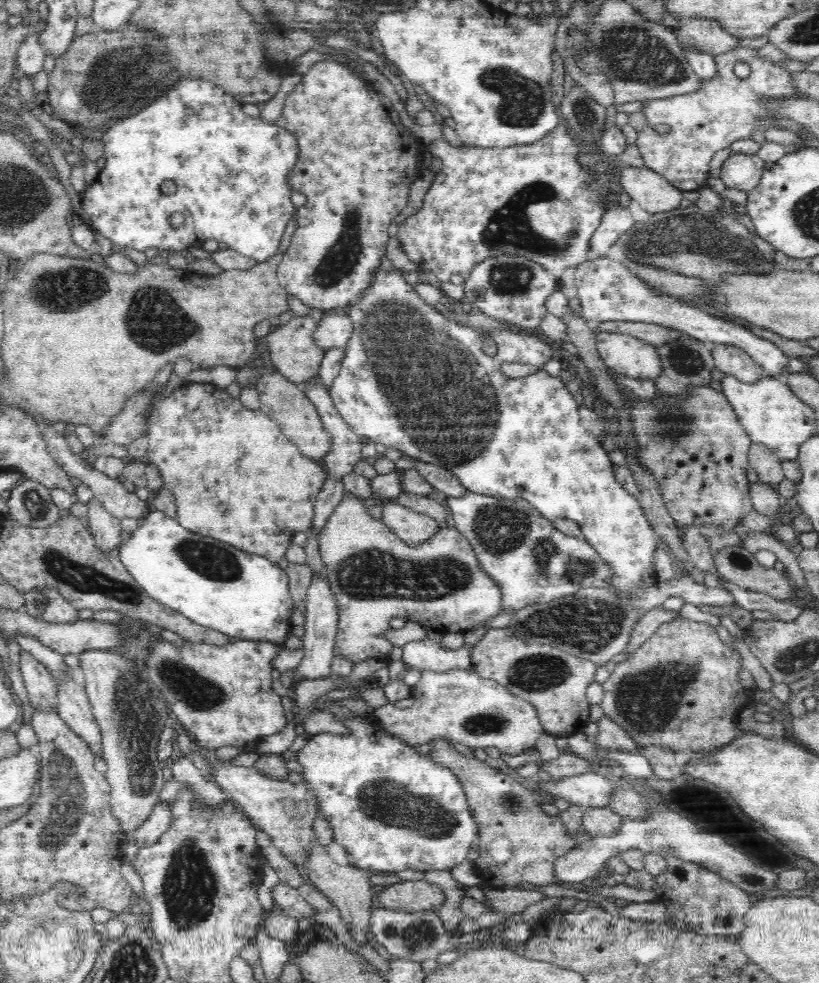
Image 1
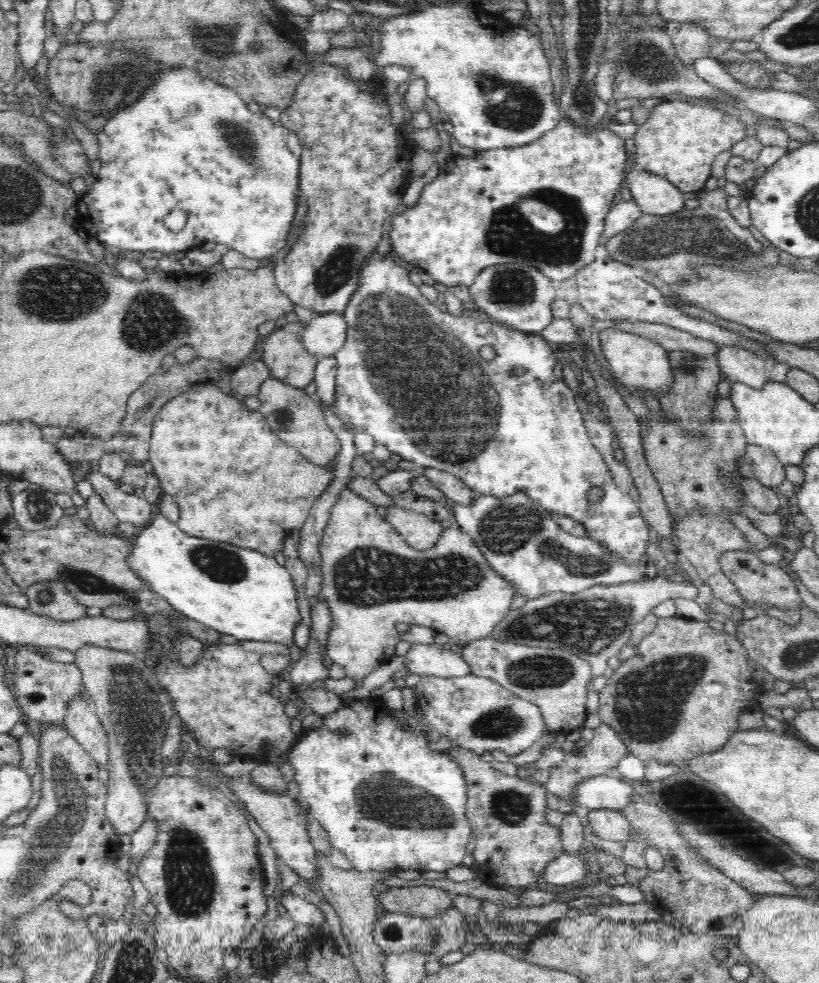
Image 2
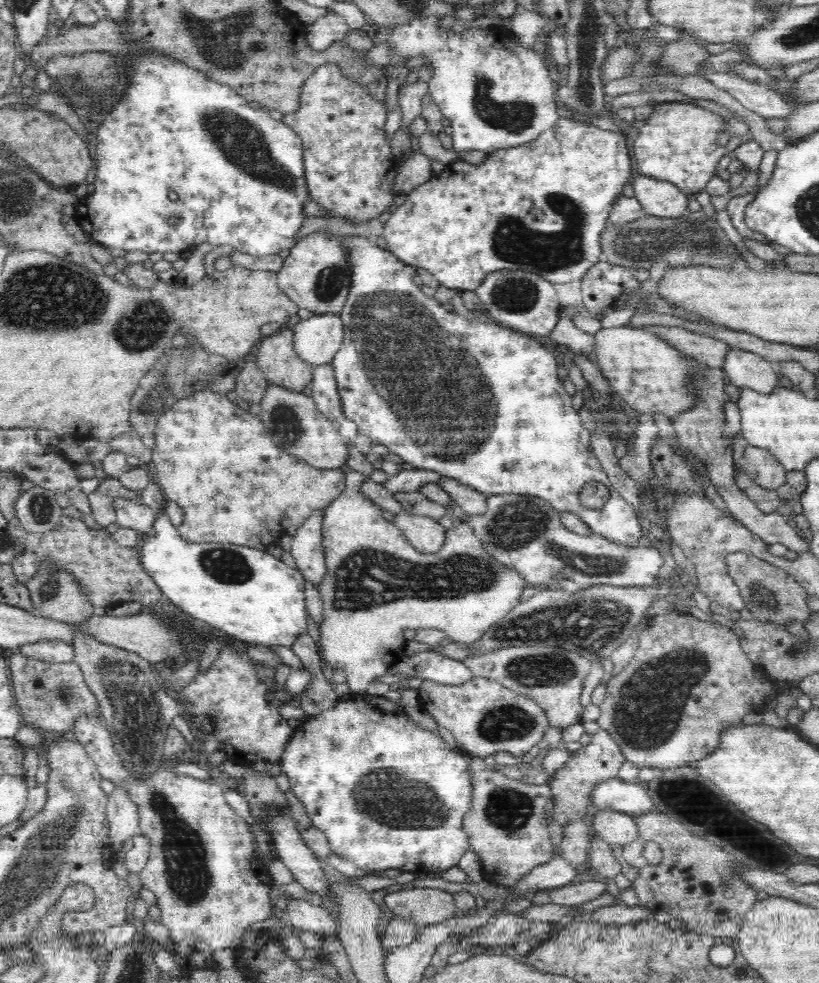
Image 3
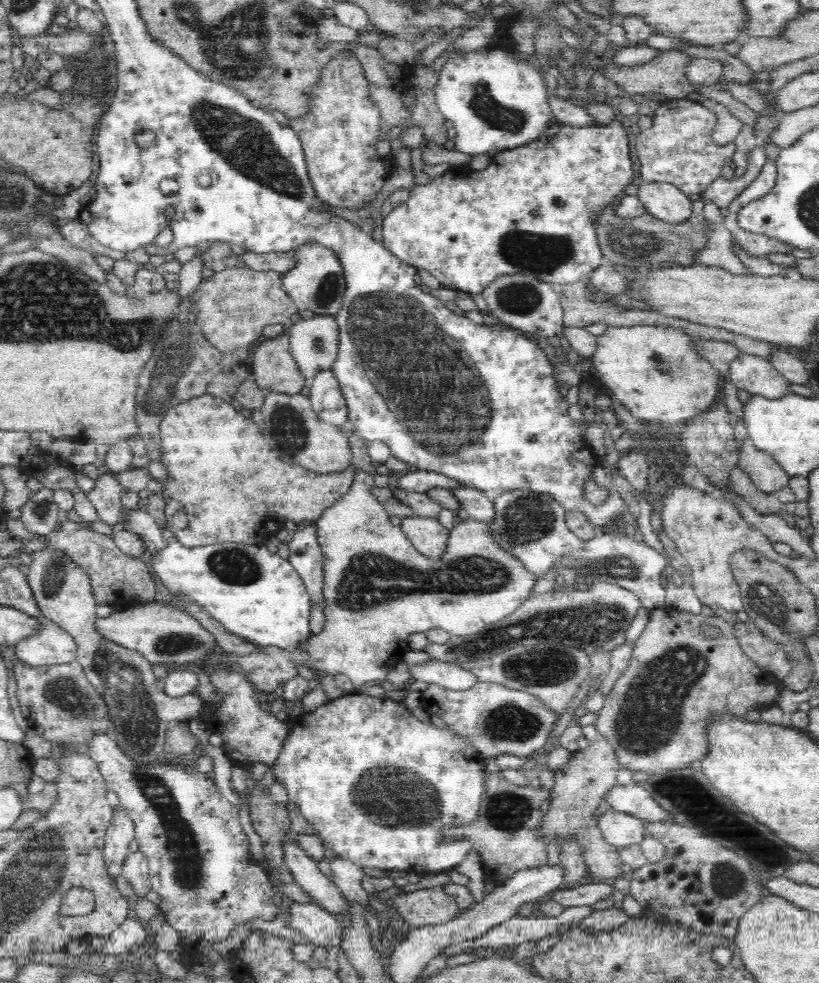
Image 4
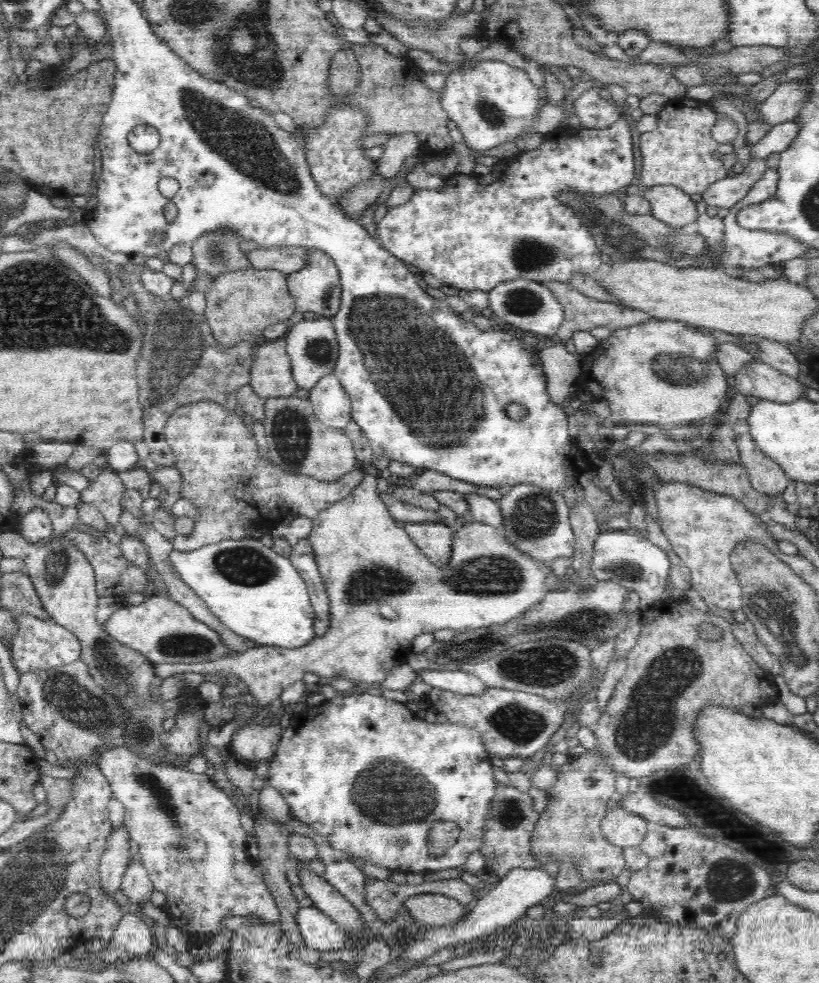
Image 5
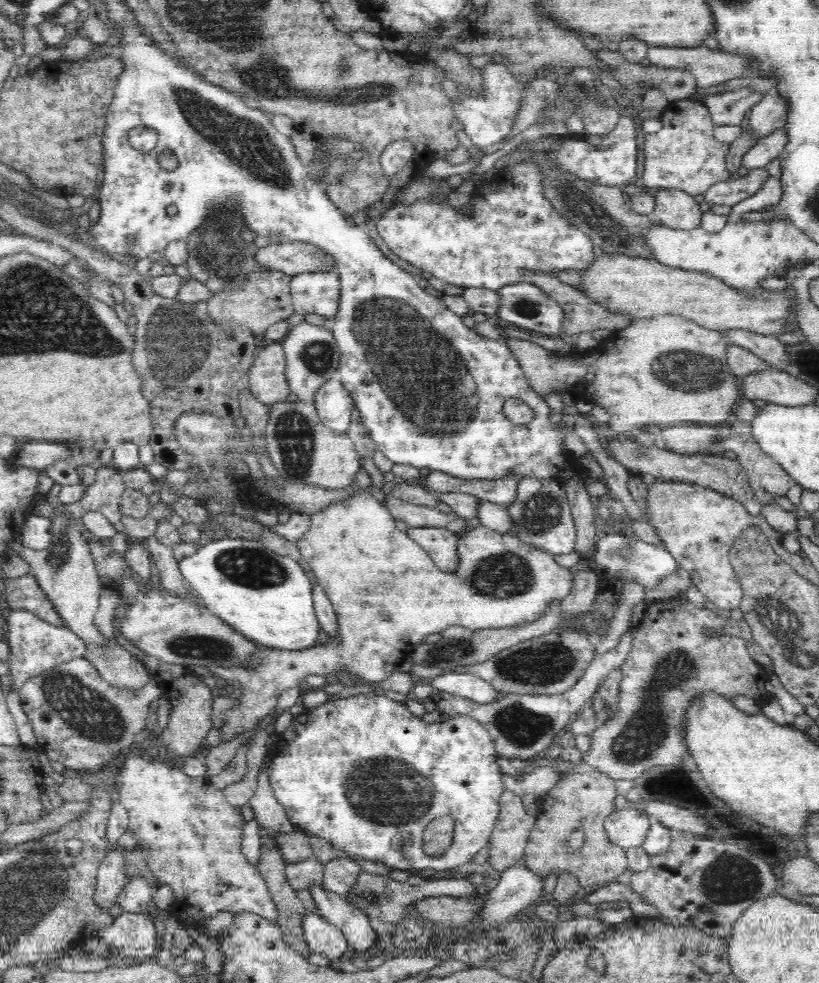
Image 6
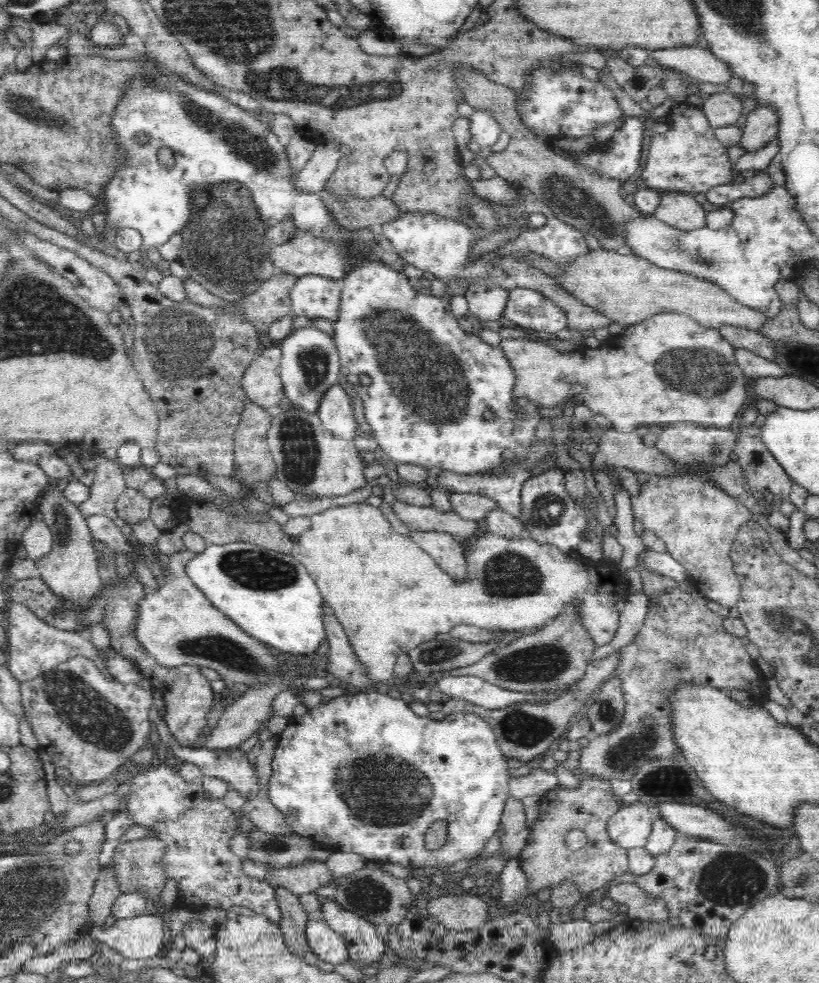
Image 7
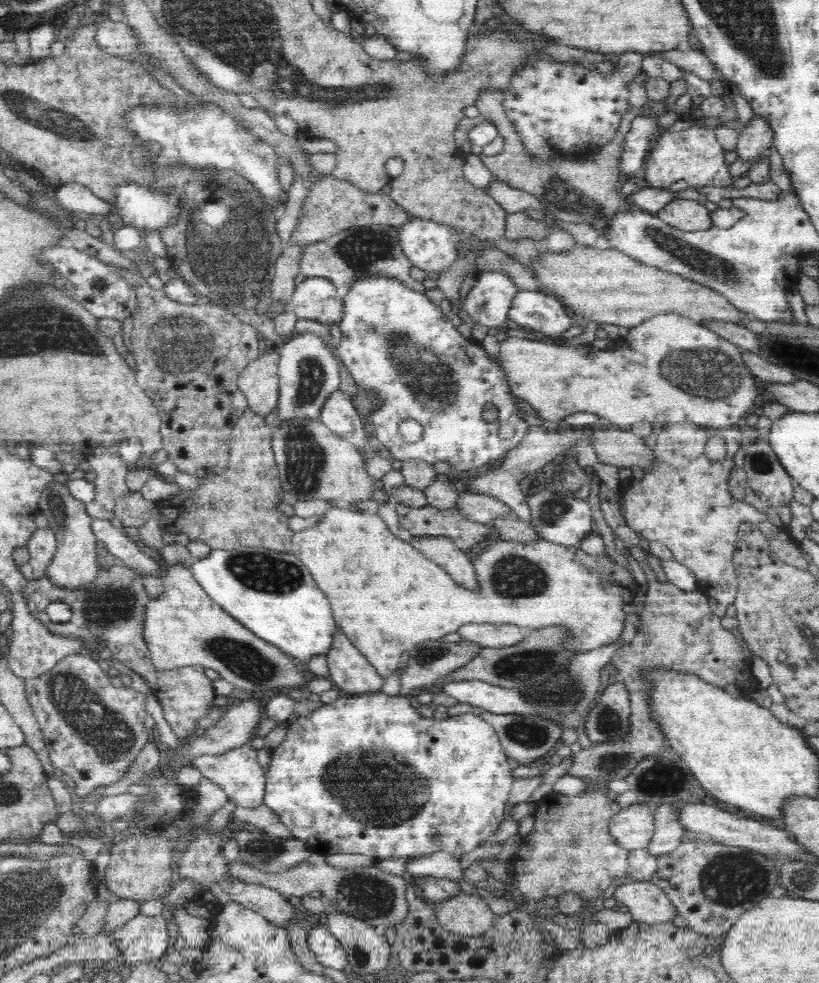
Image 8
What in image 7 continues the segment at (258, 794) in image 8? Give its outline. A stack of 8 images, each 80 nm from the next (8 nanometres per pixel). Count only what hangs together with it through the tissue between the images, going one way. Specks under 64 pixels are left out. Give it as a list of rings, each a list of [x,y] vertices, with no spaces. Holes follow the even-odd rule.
[[[158,714],[155,723],[161,740],[169,744],[170,756],[174,756],[179,762],[196,764],[206,776],[218,777],[228,782],[228,788],[240,792],[243,796],[247,796],[248,802],[250,802],[252,798],[256,798],[256,794],[260,792],[257,771],[254,771],[254,767],[252,767],[252,764],[248,761],[248,752],[240,752],[238,749],[231,749],[231,753],[216,757],[214,751],[205,750],[205,748],[196,748],[195,746],[184,748],[179,745],[179,742],[175,741],[175,737],[169,731],[164,717],[162,718]]]

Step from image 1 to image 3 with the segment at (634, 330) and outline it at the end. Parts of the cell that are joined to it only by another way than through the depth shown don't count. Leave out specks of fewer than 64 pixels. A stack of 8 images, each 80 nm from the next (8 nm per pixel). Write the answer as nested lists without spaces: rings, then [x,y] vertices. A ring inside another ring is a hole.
[[[640,325],[652,334],[663,338],[672,348],[683,356],[690,356],[702,365],[723,368],[726,353],[731,349],[729,344],[706,335],[692,333],[680,327]]]

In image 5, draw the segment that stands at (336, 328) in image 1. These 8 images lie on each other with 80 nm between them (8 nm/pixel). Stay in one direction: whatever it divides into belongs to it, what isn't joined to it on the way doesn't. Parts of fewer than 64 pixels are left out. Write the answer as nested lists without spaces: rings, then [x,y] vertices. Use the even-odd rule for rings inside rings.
[[[328,317],[318,320],[303,319],[293,324],[284,337],[293,382],[296,382],[297,388],[305,388],[310,392],[320,379],[332,374],[339,357],[339,344],[332,321]]]

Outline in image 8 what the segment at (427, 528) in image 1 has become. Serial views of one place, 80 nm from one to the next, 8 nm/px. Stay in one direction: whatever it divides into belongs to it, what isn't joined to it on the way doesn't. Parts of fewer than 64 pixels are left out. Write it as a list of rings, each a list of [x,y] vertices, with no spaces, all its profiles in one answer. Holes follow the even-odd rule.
[[[414,536],[411,544],[422,556],[444,570],[459,586],[467,590],[480,590],[474,565],[450,538]]]

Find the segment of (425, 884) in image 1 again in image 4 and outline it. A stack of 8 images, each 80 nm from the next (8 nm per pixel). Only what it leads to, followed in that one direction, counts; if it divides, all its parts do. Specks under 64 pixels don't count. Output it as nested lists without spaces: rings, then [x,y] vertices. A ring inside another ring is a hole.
[[[442,888],[420,889],[391,898],[398,914],[411,927],[437,925],[455,918],[463,910]]]

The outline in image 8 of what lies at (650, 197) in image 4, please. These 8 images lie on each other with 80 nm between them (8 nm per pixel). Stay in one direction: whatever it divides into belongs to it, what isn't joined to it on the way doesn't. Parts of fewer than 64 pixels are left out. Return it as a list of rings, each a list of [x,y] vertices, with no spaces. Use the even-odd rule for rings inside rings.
[[[671,200],[654,214],[665,223],[684,232],[708,230],[713,226],[711,212],[694,200]]]

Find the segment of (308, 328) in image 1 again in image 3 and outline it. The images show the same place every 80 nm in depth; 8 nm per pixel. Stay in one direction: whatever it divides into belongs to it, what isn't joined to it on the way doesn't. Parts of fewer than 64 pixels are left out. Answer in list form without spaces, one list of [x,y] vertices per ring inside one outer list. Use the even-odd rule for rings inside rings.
[[[286,325],[280,332],[262,337],[254,360],[265,382],[302,393],[311,383],[313,371],[297,358],[292,344],[293,332]]]

